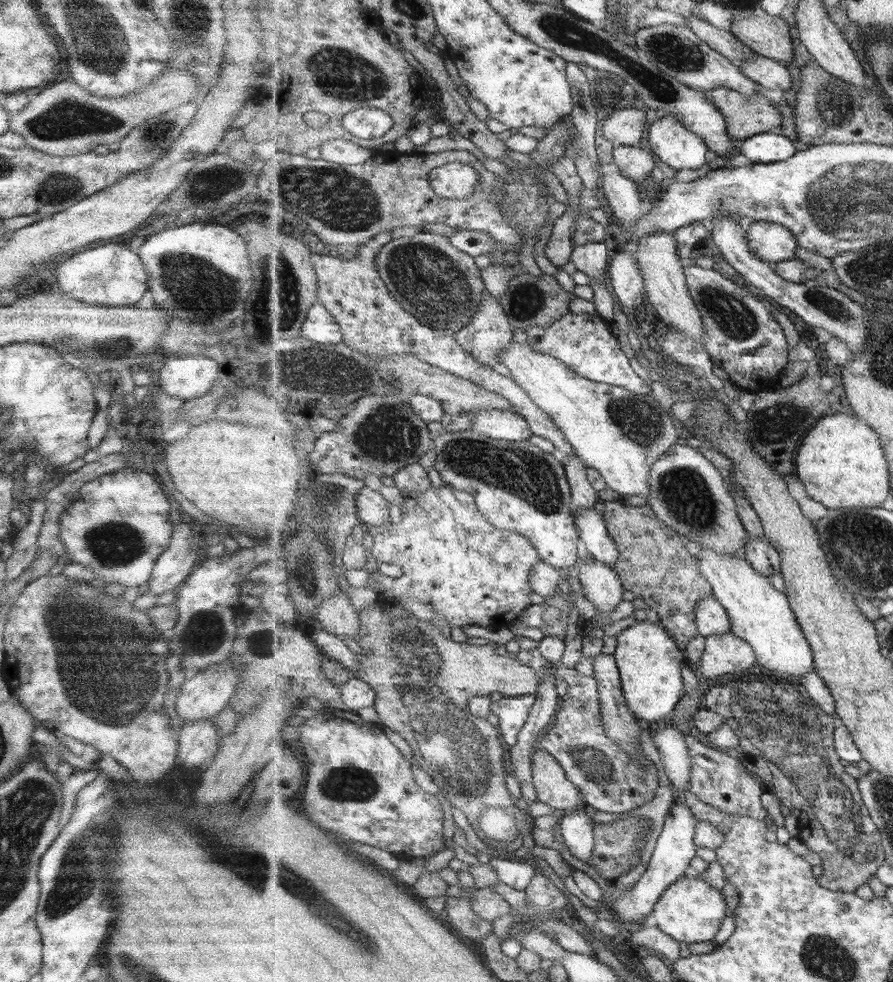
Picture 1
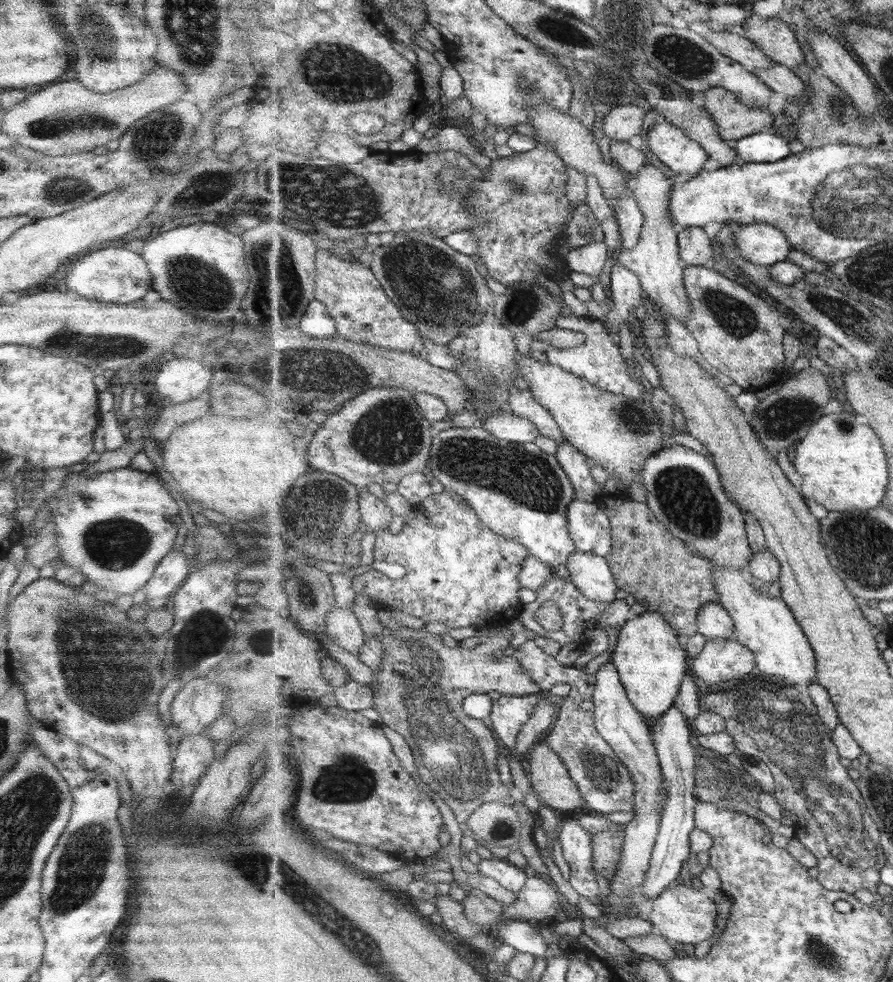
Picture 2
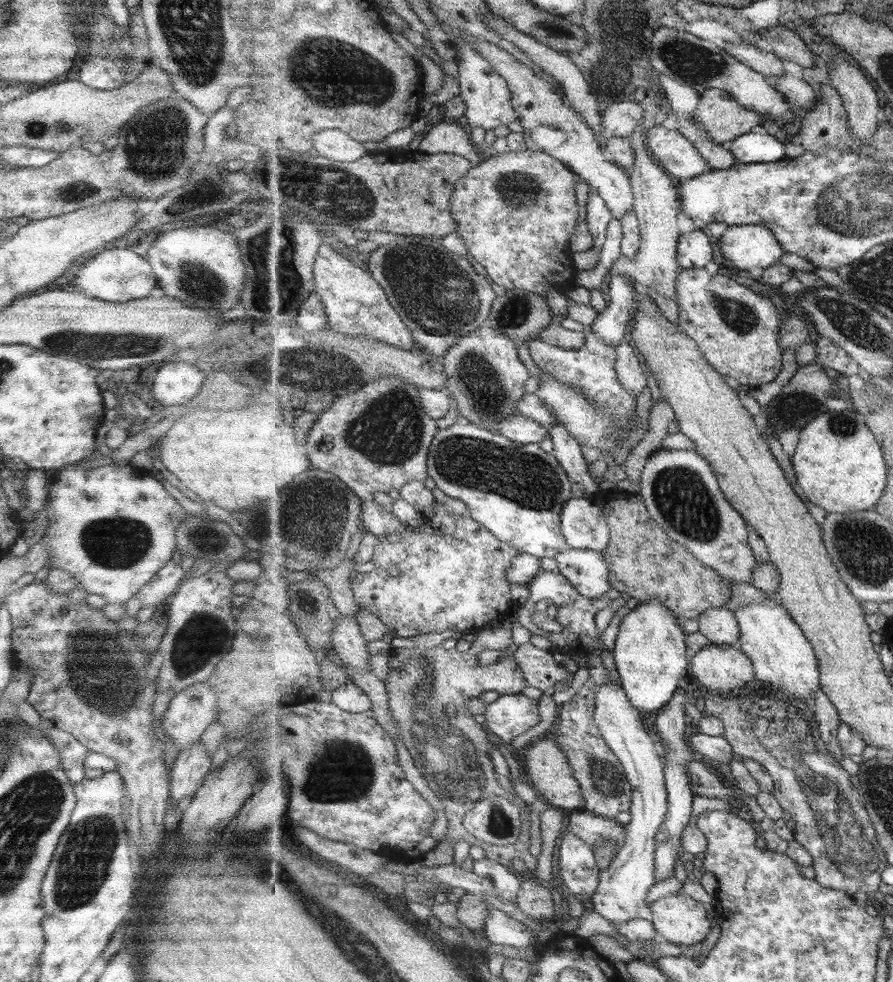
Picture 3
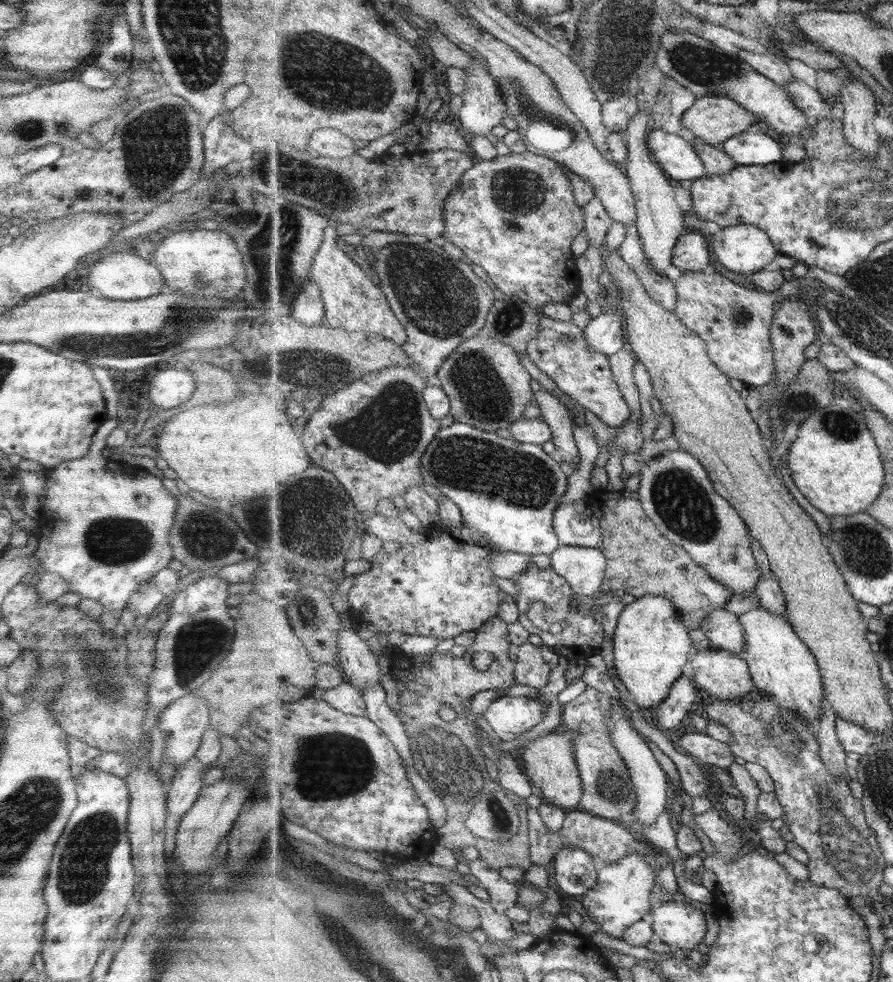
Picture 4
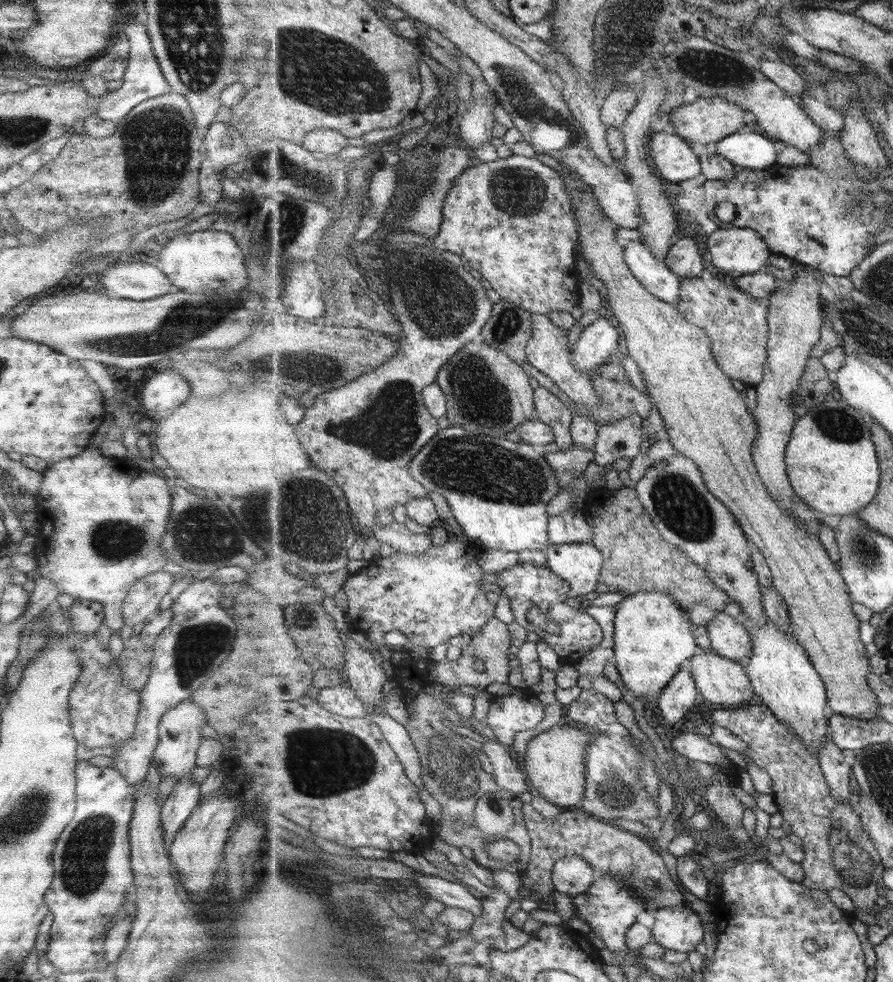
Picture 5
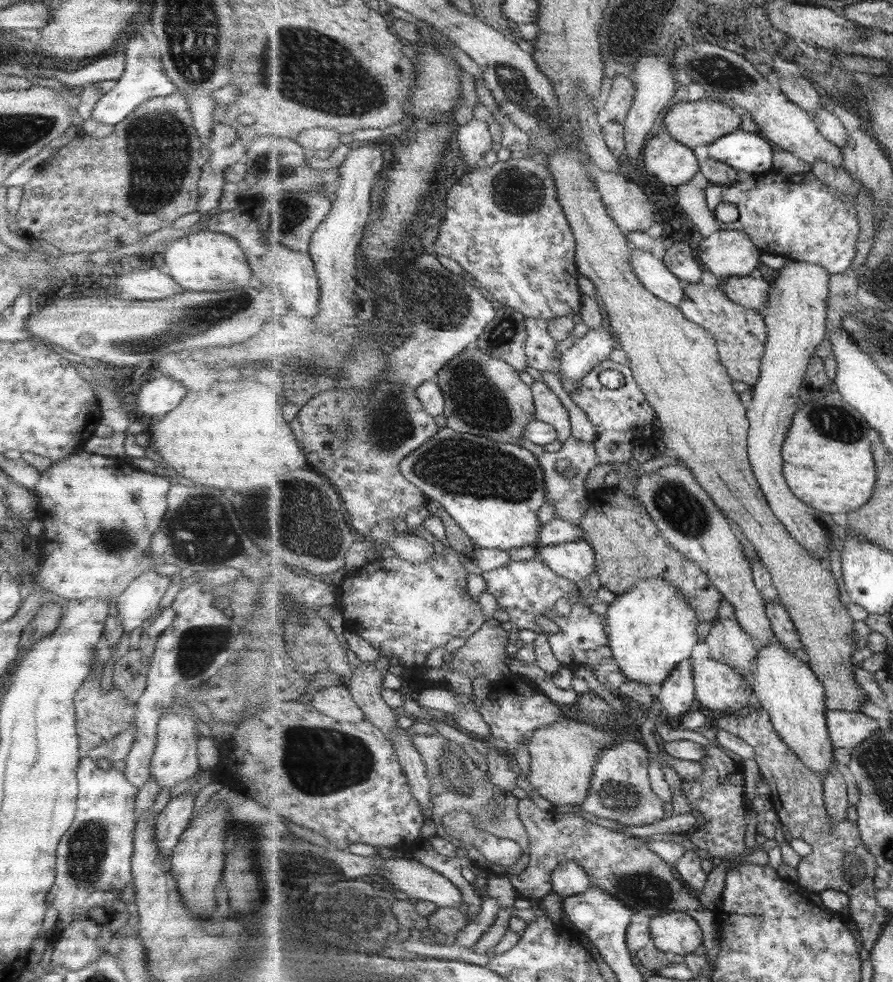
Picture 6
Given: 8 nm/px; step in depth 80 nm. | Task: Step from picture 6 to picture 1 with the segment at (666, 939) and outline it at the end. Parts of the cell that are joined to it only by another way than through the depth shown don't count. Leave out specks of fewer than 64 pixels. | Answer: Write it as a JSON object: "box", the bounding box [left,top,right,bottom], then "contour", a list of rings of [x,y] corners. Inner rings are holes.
{"box":[652,873,727,942],"contour":[[[690,873],[664,892],[652,916],[656,919],[656,927],[678,942],[709,942],[721,930],[721,924],[727,916],[727,904],[720,891]]]}

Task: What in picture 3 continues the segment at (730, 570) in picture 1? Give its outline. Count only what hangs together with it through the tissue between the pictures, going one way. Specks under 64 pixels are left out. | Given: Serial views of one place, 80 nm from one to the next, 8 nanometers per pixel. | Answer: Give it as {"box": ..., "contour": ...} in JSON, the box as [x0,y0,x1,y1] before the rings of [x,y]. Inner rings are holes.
{"box":[735,598,822,704],"contour":[[[768,598],[763,602],[744,604],[735,611],[738,618],[739,648],[753,661],[756,678],[771,684],[789,699],[801,699],[811,704],[811,697],[822,688],[819,660],[805,633],[781,600]]]}

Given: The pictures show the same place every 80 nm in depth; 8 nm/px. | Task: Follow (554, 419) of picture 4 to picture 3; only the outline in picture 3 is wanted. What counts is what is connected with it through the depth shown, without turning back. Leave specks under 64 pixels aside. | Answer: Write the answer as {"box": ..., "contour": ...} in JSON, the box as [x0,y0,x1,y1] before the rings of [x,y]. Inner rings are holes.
{"box":[550,420,602,498],"contour":[[[559,420],[554,424],[550,438],[553,443],[553,454],[559,459],[574,484],[584,490],[584,496],[590,498],[591,495],[602,490],[587,470],[589,464],[583,454],[582,444],[577,438],[571,436],[567,427],[559,423]]]}

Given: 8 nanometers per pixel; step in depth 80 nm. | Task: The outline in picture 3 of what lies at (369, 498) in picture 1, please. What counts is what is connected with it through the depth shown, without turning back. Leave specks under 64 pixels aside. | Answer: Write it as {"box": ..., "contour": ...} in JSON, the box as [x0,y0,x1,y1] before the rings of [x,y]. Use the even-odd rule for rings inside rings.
{"box":[362,499,408,538],"contour":[[[374,499],[363,502],[362,520],[367,531],[379,538],[394,532],[400,532],[403,535],[408,530],[405,523],[401,522],[389,510],[385,510],[381,504],[377,504]]]}

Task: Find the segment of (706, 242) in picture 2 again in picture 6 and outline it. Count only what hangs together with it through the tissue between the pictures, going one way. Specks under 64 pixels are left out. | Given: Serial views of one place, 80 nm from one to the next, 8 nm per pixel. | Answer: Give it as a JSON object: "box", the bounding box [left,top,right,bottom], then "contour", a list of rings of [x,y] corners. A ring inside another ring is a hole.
{"box":[662,242,703,282],"contour":[[[673,242],[668,244],[666,255],[662,258],[667,268],[685,282],[700,282],[703,268],[697,262],[695,246],[689,242]]]}

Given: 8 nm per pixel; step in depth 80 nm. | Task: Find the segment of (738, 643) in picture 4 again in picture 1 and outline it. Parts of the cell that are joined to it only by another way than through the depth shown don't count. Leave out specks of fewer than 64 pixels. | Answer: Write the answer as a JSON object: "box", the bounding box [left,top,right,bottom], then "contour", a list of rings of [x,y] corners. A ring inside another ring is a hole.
{"box":[695,596,732,636],"contour":[[[706,596],[700,600],[695,611],[698,630],[702,636],[723,636],[732,632],[732,622],[727,609],[714,597]]]}

